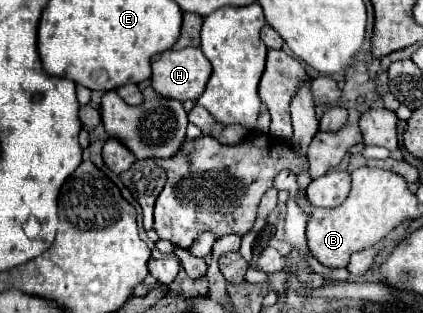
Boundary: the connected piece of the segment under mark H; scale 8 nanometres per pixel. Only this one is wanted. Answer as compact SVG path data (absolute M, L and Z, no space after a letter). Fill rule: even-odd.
M184 48L178 52L166 50L152 64L152 78L150 80L152 80L152 88L160 96L168 96L168 98L176 98L176 100L186 102L186 100L196 100L204 92L210 72L212 72L212 66L200 48Z

